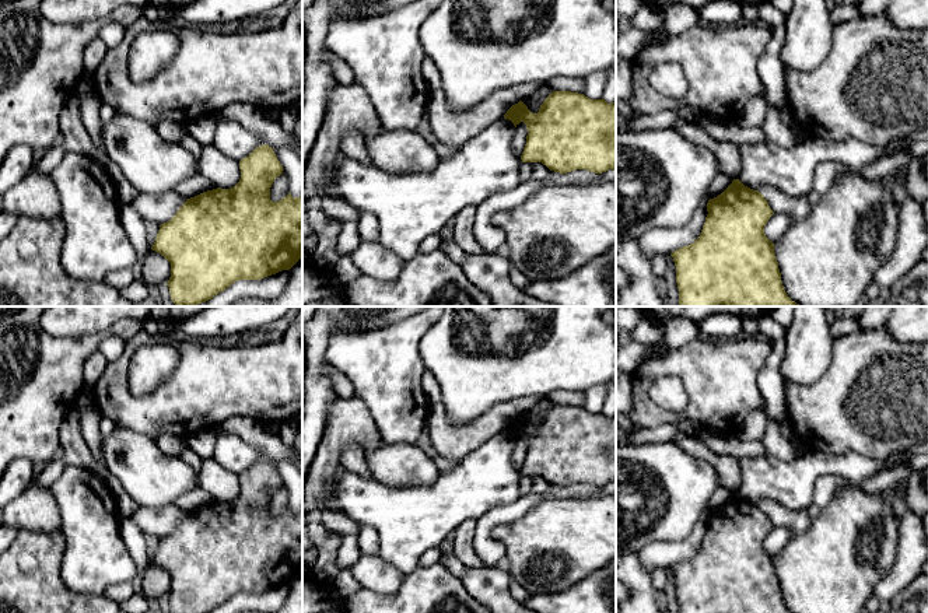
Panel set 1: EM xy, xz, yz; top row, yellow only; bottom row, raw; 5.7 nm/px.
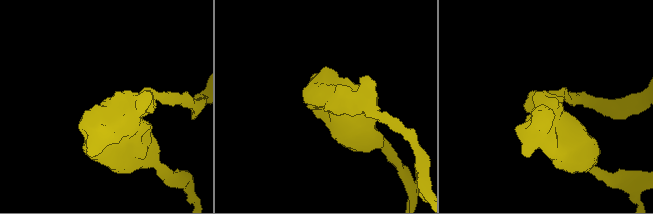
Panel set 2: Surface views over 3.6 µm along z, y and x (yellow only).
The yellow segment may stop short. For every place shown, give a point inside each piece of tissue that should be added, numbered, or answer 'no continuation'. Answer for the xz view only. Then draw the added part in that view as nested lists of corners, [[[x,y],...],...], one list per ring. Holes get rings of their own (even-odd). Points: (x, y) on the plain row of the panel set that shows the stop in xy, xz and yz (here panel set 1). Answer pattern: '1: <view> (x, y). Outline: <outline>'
no continuation

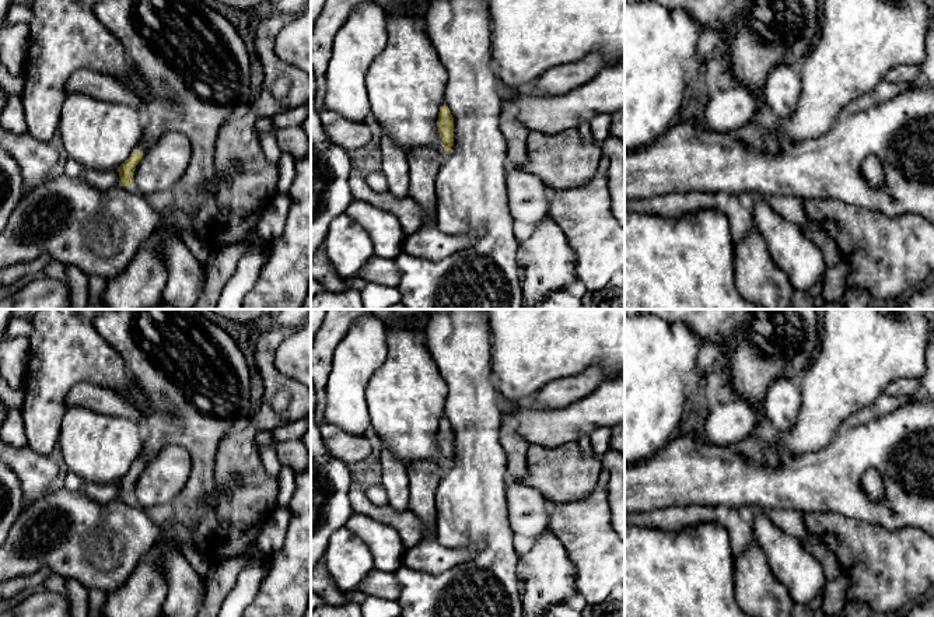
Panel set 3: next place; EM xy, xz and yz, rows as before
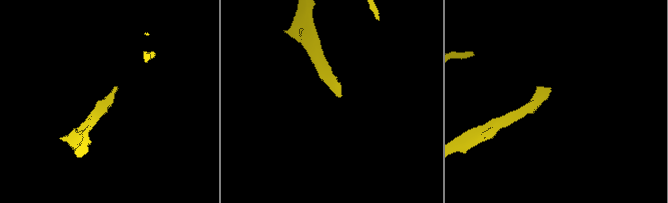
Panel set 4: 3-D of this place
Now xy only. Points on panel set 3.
1: xy (193, 371). Outline: [[[102,309],[94,319],[97,332],[122,357],[129,375],[150,396],[157,413],[144,418],[144,446],[134,463],[146,466],[161,448],[179,445],[188,451],[192,471],[181,492],[172,499],[172,520],[193,529],[196,548],[204,548],[217,536],[221,520],[216,516],[210,497],[216,490],[214,466],[217,449],[252,414],[251,368],[238,340],[207,319],[202,309]]]

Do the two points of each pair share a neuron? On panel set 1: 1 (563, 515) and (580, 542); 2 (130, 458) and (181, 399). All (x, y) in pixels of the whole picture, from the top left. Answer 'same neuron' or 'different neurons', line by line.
1: same neuron
2: different neurons

